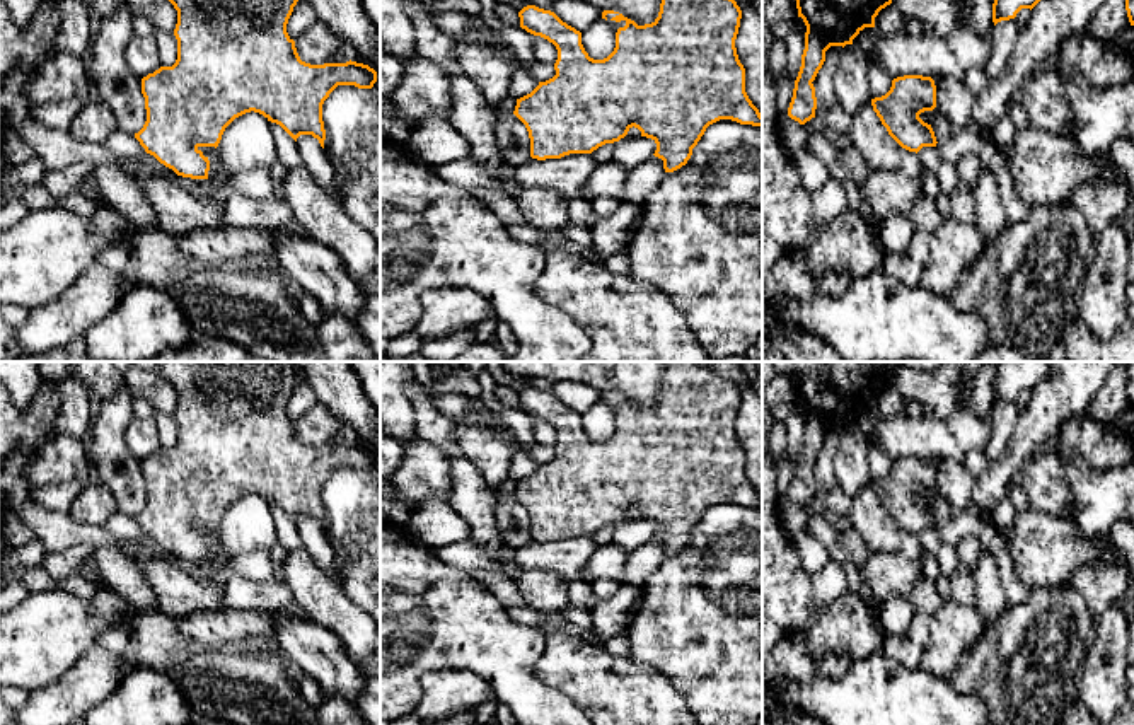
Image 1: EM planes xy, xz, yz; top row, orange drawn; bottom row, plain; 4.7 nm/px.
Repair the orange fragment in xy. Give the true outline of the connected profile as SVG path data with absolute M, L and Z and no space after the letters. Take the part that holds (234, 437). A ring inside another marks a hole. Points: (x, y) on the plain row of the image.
M157 362L155 368L177 392L174 418L177 442L172 449L160 449L142 461L147 503L135 520L160 546L177 558L208 561L210 542L201 529L218 529L225 510L246 495L259 495L280 507L295 524L300 517L312 517L324 531L326 512L322 486L338 467L372 471L377 454L368 447L324 445L310 447L300 442L295 423L286 415L288 401L298 384L293 362Z

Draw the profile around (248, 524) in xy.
M246 495L235 500L223 513L217 529L223 549L211 561L210 583L225 585L223 568L229 558L244 551L273 551L278 532L268 500L259 495Z

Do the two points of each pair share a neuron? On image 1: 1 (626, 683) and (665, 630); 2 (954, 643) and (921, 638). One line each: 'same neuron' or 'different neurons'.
1: different neurons
2: different neurons

